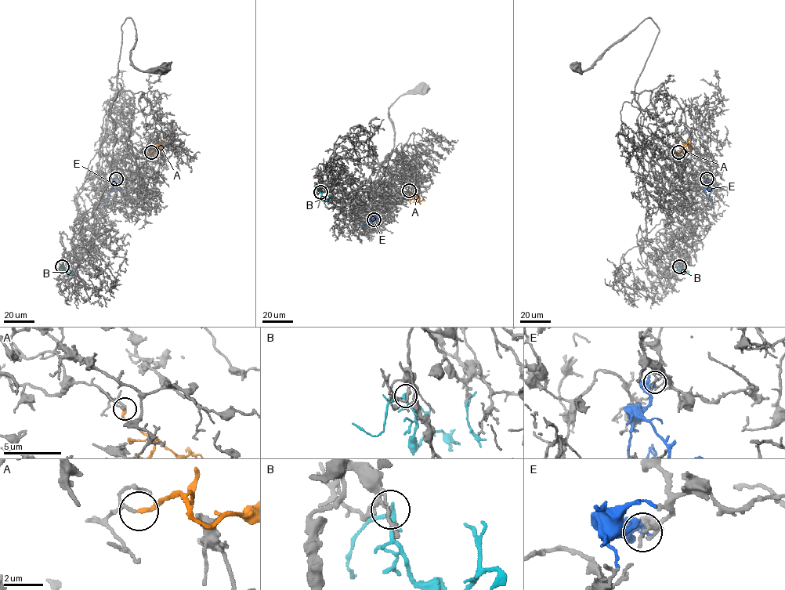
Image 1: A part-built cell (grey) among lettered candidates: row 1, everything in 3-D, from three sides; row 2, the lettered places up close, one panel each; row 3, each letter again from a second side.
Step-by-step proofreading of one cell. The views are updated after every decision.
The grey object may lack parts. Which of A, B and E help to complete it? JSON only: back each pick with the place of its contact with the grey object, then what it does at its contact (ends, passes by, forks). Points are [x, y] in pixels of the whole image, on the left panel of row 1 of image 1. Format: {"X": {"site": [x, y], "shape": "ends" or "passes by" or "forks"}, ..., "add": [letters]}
{"add": []}

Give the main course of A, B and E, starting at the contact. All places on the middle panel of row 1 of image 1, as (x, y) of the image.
A: (409, 190), (420, 200), (423, 199)
B: (320, 192), (326, 200), (330, 196)
E: (374, 219), (362, 223)

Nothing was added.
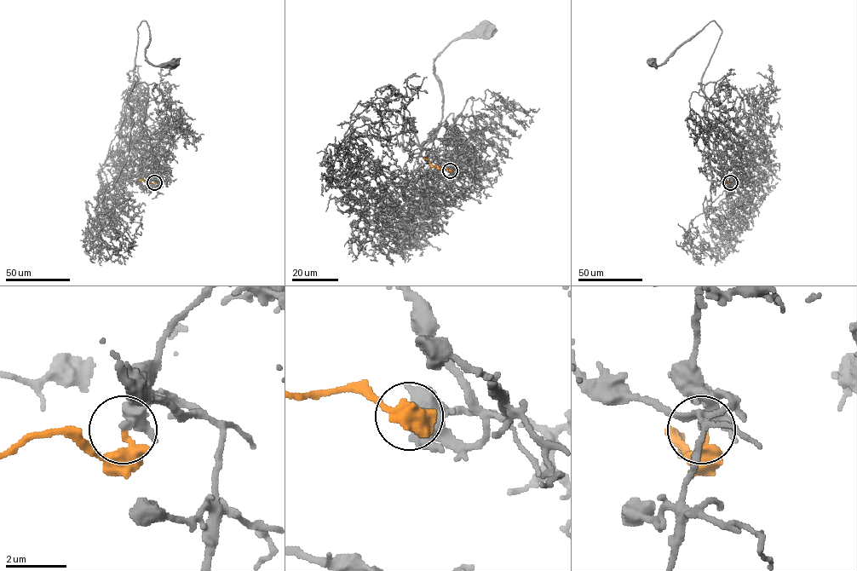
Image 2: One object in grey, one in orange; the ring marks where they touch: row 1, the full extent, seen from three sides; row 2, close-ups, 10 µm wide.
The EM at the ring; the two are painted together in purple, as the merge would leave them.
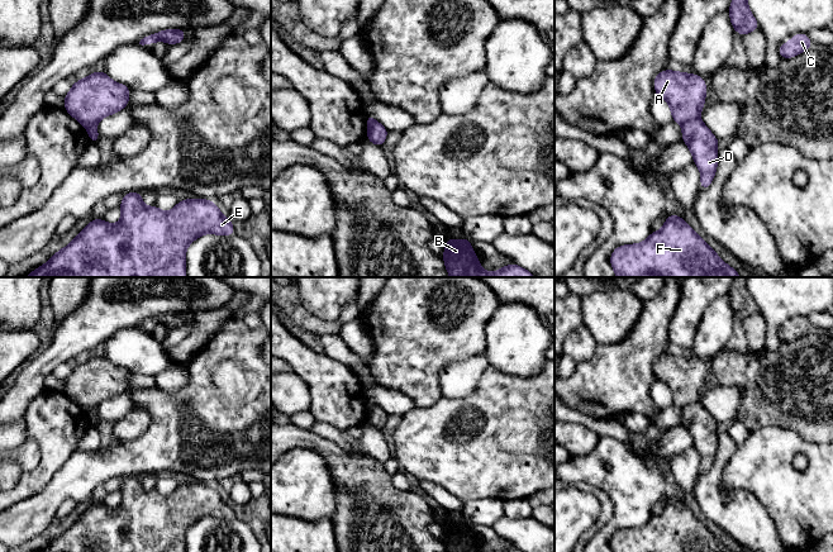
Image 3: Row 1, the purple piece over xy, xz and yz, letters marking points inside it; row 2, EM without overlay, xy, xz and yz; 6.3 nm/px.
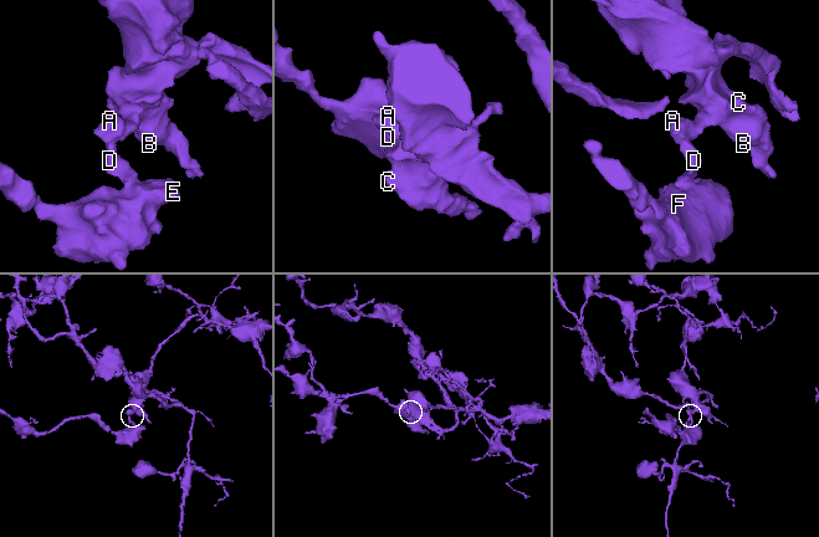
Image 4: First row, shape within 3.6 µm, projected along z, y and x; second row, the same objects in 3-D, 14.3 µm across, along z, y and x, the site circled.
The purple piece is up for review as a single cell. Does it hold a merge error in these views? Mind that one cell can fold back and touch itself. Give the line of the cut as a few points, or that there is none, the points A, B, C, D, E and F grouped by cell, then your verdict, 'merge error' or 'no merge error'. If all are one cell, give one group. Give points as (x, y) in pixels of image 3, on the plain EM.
cut in yz along (698, 399), (682, 409); A B C / D E F; merge error

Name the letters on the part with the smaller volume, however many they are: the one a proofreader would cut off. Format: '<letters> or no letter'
D, E, F

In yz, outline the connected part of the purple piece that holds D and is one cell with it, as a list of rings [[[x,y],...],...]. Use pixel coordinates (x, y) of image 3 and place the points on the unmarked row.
[[[698,400],[682,409],[682,425],[690,432],[694,447],[701,456],[700,472],[708,472],[718,451],[719,424]]]

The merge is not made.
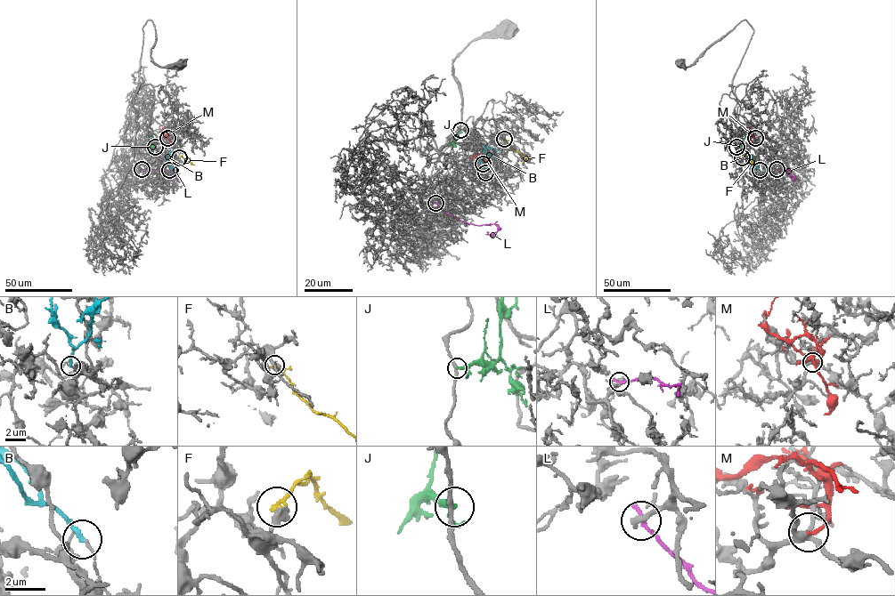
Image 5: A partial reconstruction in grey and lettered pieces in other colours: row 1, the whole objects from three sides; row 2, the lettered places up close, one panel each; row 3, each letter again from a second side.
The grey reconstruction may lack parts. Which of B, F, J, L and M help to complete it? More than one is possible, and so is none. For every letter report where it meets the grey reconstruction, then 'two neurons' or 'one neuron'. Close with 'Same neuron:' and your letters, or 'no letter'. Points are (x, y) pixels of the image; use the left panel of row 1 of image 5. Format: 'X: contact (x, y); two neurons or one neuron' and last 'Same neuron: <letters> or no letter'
B: contact (169, 170); two neurons
F: contact (179, 157); two neurons
J: contact (155, 147); two neurons
L: contact (142, 169); two neurons
M: contact (167, 138); two neurons
Same neuron: no letter

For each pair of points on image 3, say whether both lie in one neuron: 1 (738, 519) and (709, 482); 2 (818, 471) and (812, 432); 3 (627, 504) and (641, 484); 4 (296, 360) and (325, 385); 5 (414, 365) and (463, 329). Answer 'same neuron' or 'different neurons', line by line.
1: same neuron
2: different neurons
3: same neuron
4: same neuron
5: same neuron

